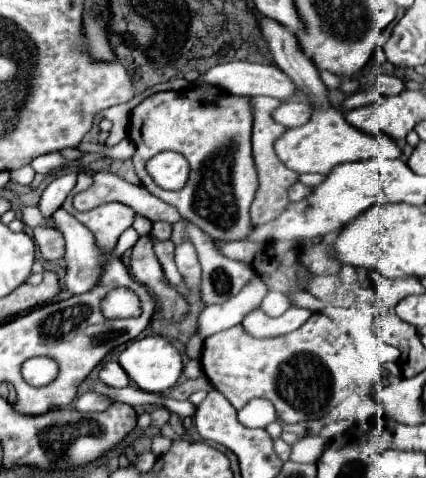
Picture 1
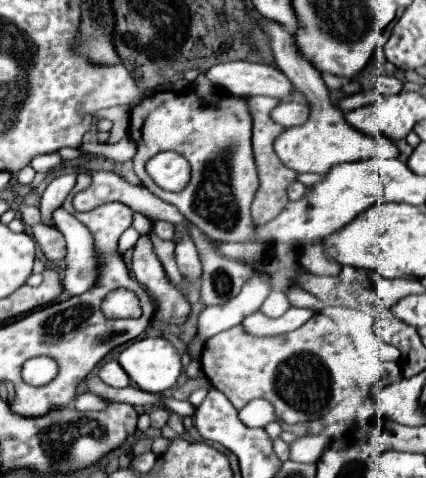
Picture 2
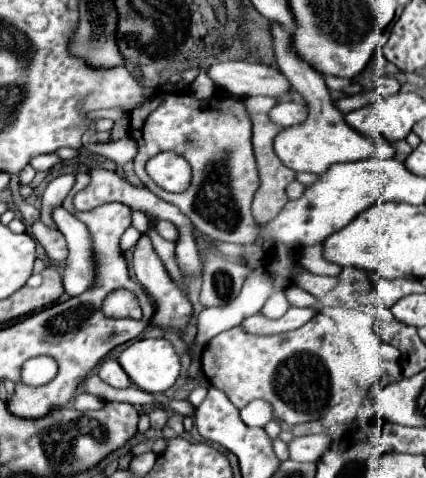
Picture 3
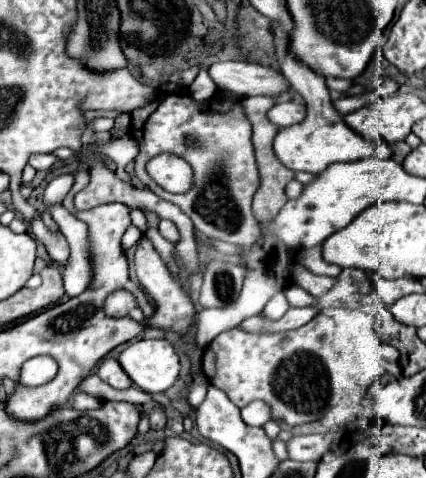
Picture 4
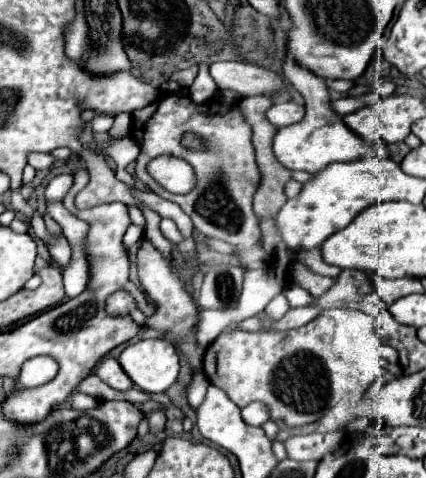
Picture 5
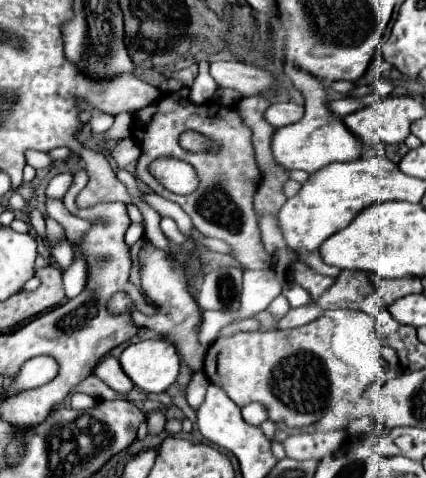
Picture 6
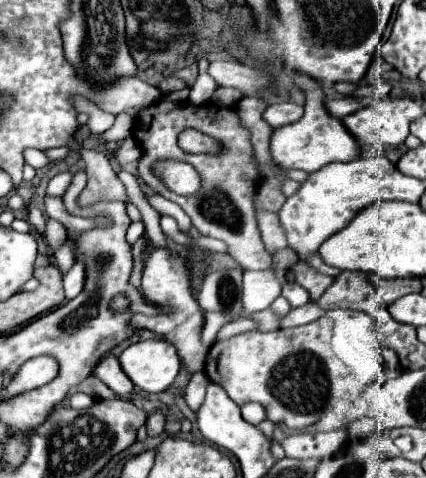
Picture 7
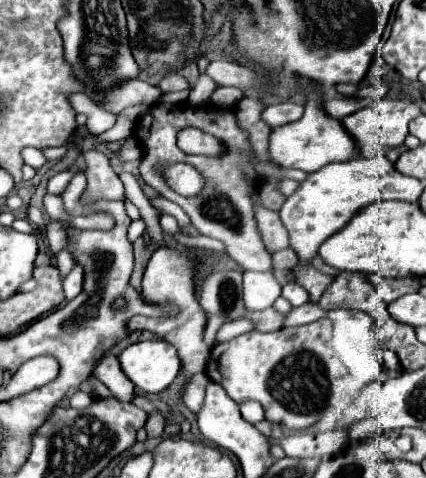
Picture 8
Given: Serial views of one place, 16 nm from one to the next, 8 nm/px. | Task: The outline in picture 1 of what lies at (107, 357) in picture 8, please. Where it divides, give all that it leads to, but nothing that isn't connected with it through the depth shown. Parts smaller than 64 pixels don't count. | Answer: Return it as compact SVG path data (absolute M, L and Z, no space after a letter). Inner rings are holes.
M110 360L110 362L104 362L102 368L100 368L100 380L112 388L124 388L130 384L128 380L128 374L124 372L124 368L116 362L116 360Z

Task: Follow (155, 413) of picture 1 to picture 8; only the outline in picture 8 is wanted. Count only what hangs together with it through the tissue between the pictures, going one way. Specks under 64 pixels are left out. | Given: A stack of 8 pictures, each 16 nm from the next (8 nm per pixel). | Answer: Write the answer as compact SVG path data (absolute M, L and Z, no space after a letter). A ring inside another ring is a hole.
M152 414L148 420L146 420L146 434L148 438L158 438L164 430L164 418L160 414Z

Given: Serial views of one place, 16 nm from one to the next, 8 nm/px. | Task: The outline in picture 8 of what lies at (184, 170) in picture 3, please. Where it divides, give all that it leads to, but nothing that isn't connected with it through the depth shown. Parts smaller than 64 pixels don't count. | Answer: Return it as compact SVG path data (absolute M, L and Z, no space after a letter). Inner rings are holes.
M174 164L166 170L168 184L186 196L198 196L198 192L204 190L204 176L196 172L196 168L188 164Z

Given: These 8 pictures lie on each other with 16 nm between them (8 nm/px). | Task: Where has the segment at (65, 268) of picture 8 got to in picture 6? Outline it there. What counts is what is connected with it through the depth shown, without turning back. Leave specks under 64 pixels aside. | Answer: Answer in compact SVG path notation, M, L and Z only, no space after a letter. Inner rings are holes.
M66 240L58 248L52 248L50 252L62 272L64 272L64 268L68 268L68 264L72 264L72 246Z

